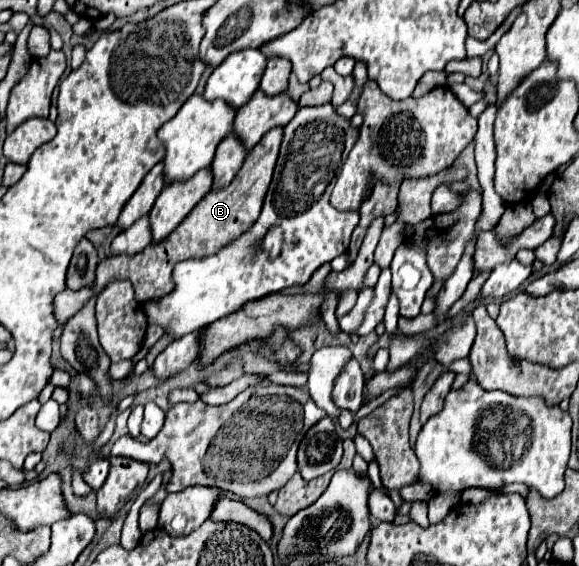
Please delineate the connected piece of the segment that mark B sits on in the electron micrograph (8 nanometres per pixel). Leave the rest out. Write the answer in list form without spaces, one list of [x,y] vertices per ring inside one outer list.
[[[275,127],[269,133],[263,135],[259,145],[249,153],[247,161],[243,163],[239,175],[223,189],[211,189],[195,207],[193,211],[181,221],[181,225],[163,241],[151,243],[137,255],[115,255],[99,263],[97,267],[97,279],[95,279],[95,293],[99,293],[109,279],[129,279],[135,287],[137,301],[147,299],[159,299],[173,291],[173,267],[179,261],[191,259],[191,257],[203,257],[209,255],[209,251],[215,251],[219,247],[225,247],[231,243],[231,239],[237,239],[255,219],[259,217],[263,197],[267,193],[267,187],[271,183],[275,159],[279,155],[279,143],[283,139],[283,127]]]

